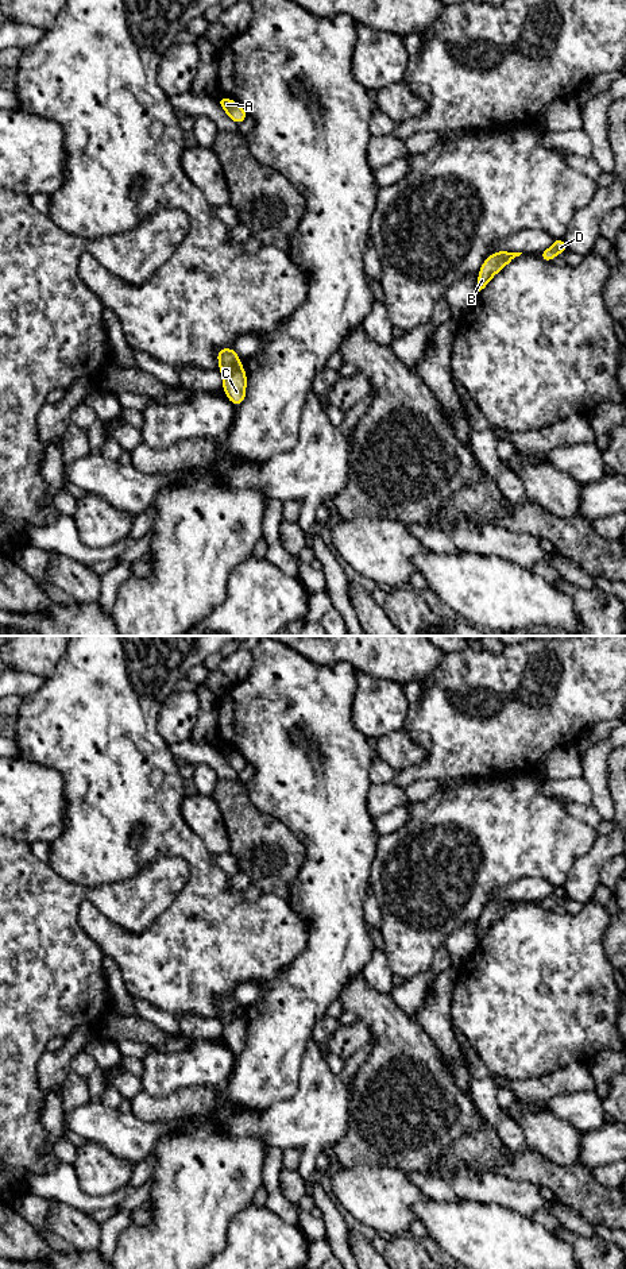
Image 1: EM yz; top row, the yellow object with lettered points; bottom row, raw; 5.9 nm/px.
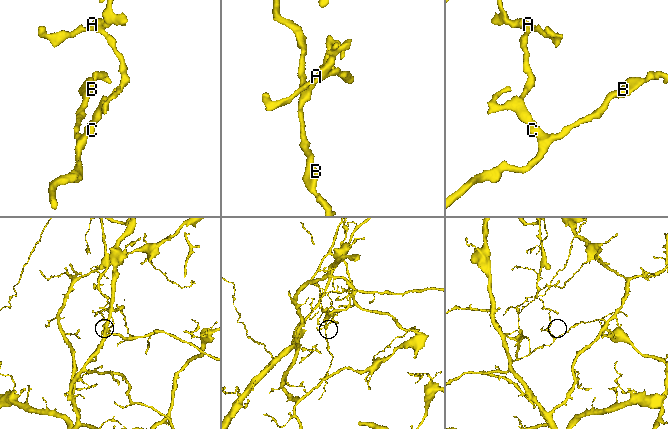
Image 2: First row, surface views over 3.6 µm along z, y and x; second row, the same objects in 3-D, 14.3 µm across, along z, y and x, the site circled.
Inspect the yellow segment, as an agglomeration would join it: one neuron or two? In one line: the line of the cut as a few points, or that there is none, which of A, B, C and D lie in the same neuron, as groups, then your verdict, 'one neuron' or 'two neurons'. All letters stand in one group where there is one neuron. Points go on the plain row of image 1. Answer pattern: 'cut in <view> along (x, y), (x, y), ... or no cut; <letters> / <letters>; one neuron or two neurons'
cut in yz along (239, 1011), (224, 1025); A / B C D; two neurons

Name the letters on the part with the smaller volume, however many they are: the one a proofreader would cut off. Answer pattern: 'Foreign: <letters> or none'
Foreign: A

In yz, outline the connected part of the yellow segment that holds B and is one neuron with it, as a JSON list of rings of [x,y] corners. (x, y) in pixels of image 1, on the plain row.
[[[498,899],[490,903],[483,914],[479,918],[478,925],[478,940],[486,936],[488,929],[509,910],[511,910],[515,904],[519,904],[522,900],[510,900],[510,899]]]

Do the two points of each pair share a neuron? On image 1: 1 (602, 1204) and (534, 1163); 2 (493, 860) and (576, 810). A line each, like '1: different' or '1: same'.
1: same
2: different

